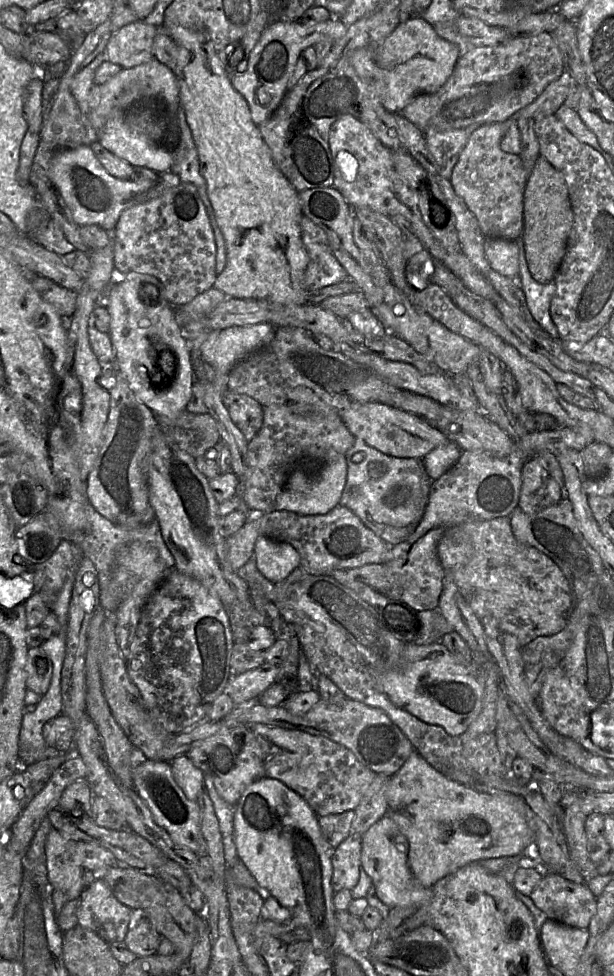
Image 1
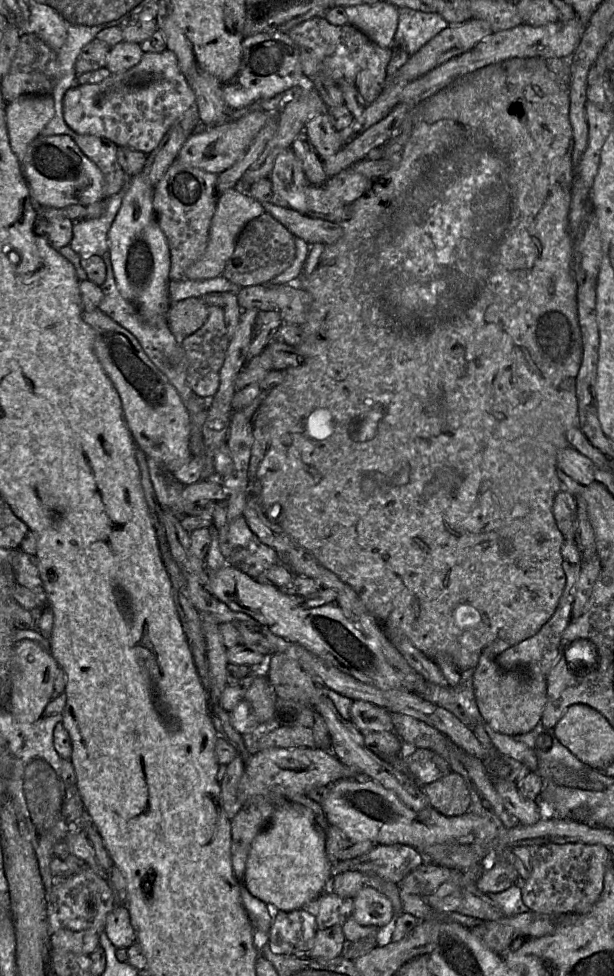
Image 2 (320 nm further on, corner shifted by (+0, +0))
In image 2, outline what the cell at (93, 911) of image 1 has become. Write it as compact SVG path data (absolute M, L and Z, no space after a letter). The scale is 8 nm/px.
M116 904L114 909L107 915L102 932L106 934L109 941L117 949L128 949L136 942L136 934L125 904Z

